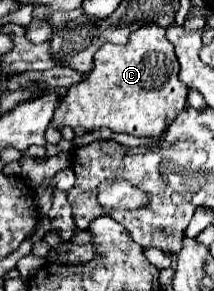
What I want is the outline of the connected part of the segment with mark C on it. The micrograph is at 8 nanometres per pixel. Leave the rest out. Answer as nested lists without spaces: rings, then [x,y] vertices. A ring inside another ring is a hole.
[[[149,24],[129,36],[125,46],[105,44],[95,52],[93,72],[71,86],[61,98],[52,122],[45,133],[49,144],[57,144],[63,136],[57,126],[83,126],[93,130],[105,126],[113,132],[133,136],[159,136],[187,102],[187,86],[177,78],[179,62],[173,44],[165,38],[165,28]]]

